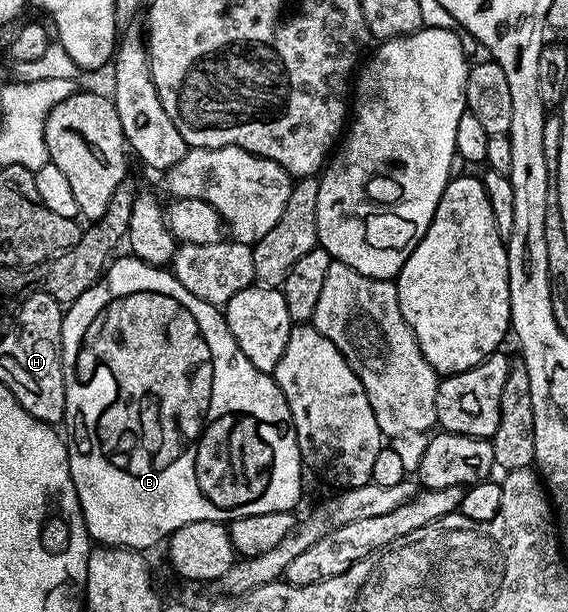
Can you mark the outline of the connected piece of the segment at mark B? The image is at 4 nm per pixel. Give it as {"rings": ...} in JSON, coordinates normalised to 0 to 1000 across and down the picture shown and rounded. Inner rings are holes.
{"rings":[[[232,418],[218,420],[220,422],[210,423],[208,428],[204,428],[204,425],[194,426],[181,451],[173,454],[164,467],[153,471],[137,489],[132,489],[130,493],[118,500],[107,521],[107,600],[111,601],[111,621],[114,623],[114,686],[111,691],[111,709],[118,717],[118,727],[121,730],[125,784],[132,791],[132,804],[139,810],[139,824],[150,845],[150,861],[153,863],[158,881],[162,881],[165,887],[181,892],[213,892],[218,899],[262,902],[262,897],[266,897],[275,886],[289,887],[305,868],[322,863],[322,856],[336,856],[343,850],[371,850],[373,853],[401,856],[428,843],[456,843],[456,837],[521,835],[525,832],[521,828],[523,819],[530,814],[533,757],[530,740],[526,739],[526,725],[523,724],[519,693],[512,686],[512,667],[505,667],[505,654],[498,647],[498,641],[491,634],[488,623],[481,618],[481,613],[456,608],[456,601],[449,601],[449,595],[442,595],[442,588],[435,588],[435,582],[428,582],[421,562],[414,562],[414,556],[407,549],[407,542],[396,528],[391,508],[384,505],[384,502],[350,490],[350,484],[336,484],[336,477],[329,477],[329,471],[322,471],[322,464],[315,464],[312,453],[296,440],[282,435],[262,435],[252,425]]]}

